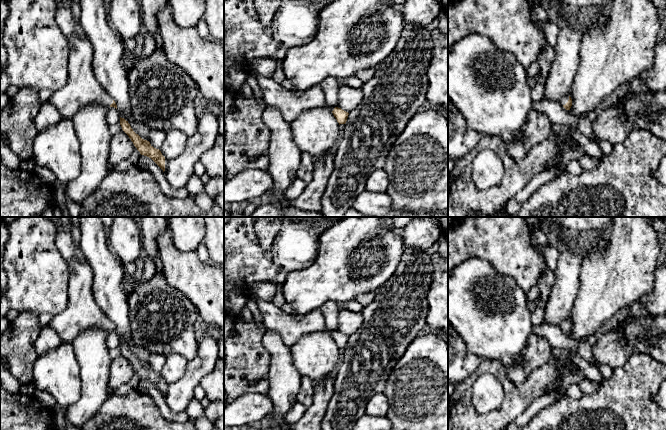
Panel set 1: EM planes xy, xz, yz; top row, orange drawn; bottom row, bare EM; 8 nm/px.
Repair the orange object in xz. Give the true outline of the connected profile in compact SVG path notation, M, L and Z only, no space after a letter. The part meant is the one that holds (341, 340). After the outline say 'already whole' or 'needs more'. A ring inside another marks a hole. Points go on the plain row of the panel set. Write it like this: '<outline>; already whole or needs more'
M256 299L256 302L265 329L276 331L289 348L302 336L318 331L328 331L339 349L345 348L347 345L349 337L341 332L328 330L324 316L319 309L314 309L300 318L296 318L284 312L274 302L267 302L263 299Z; needs more

